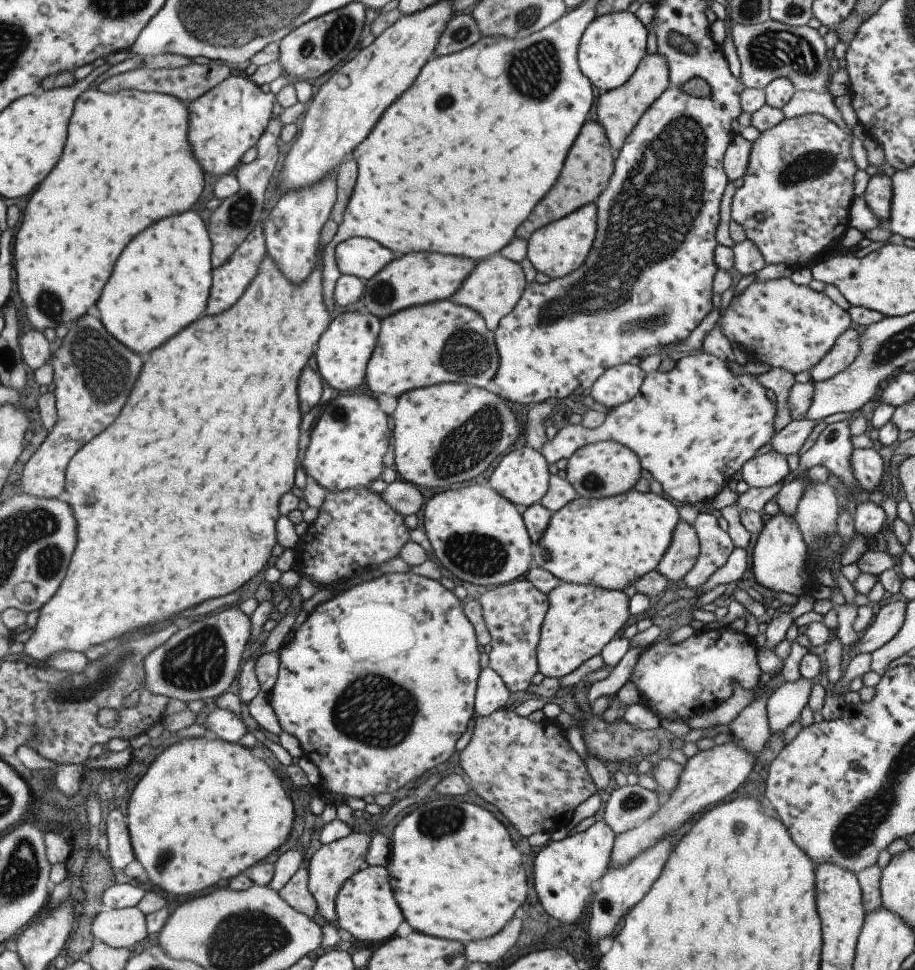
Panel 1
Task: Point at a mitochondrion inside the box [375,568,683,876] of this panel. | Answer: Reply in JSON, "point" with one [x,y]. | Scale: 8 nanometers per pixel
{"point":[445,820]}

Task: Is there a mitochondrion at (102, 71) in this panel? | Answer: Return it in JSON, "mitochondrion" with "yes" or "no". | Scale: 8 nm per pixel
{"mitochondrion":"no"}

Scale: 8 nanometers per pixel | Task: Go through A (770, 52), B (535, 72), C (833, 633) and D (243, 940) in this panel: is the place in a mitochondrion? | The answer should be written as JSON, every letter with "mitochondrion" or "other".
{"A":"mitochondrion","B":"mitochondrion","C":"other","D":"mitochondrion"}

